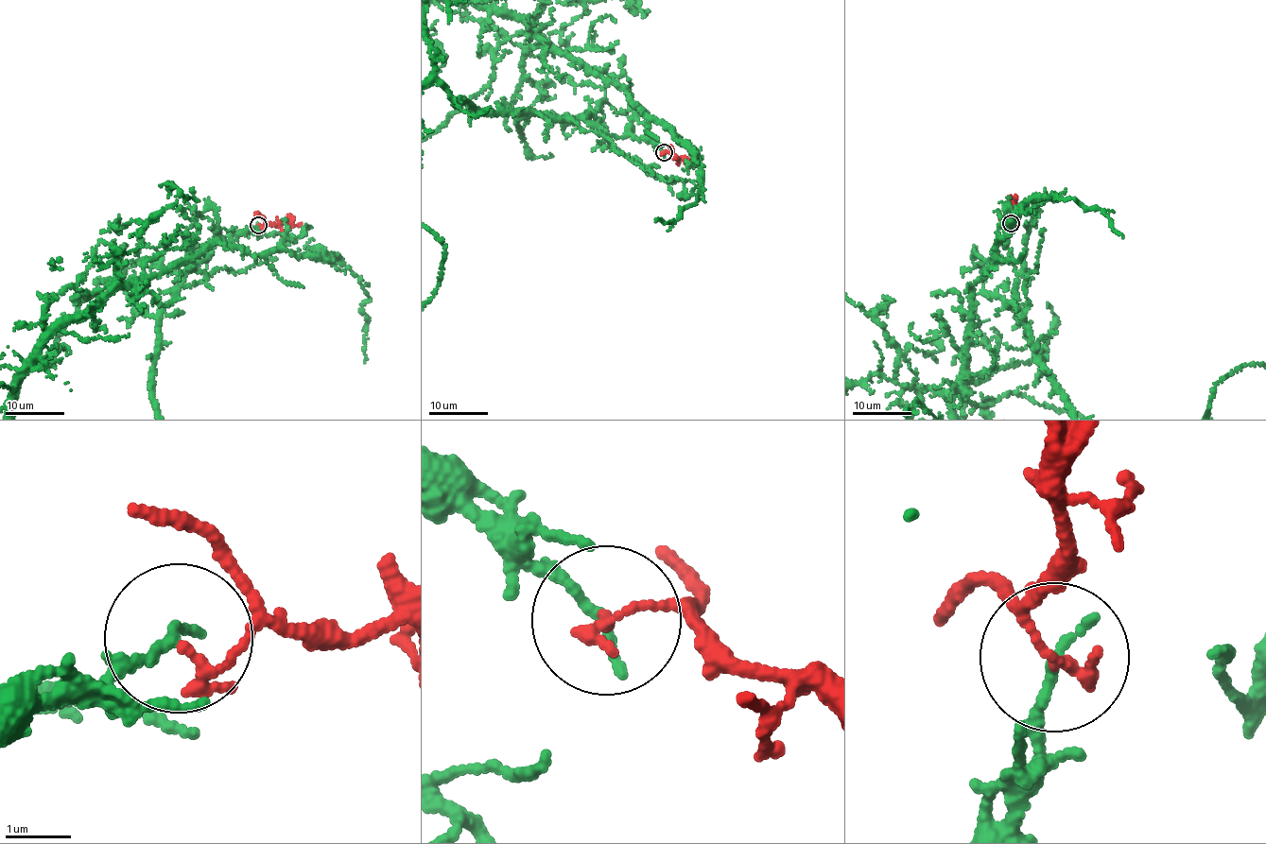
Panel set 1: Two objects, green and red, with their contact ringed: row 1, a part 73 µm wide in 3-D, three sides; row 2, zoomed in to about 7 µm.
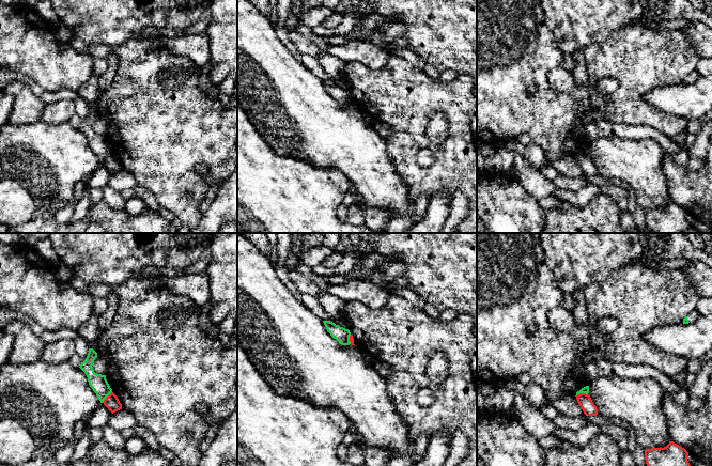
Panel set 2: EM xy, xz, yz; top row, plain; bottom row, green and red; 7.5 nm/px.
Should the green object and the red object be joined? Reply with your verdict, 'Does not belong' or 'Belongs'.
Does not belong

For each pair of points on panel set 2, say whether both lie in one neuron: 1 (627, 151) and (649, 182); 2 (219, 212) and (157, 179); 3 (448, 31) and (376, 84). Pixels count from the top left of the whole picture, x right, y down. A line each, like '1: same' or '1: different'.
1: same
2: different
3: different

